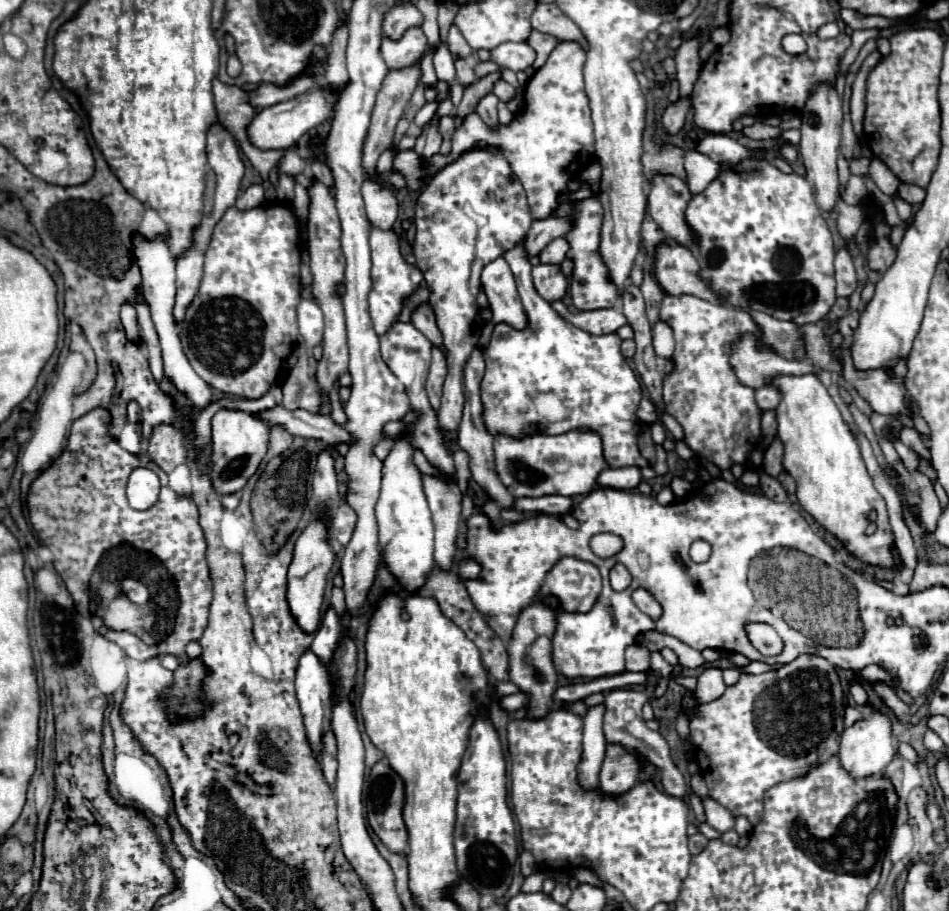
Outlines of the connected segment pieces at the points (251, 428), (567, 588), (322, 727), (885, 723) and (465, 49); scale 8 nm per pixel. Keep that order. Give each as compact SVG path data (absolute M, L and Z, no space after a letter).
M222 408L212 418L212 456L210 456L210 472L214 488L220 494L240 492L250 476L258 470L270 446L270 424L258 418L258 412L244 410L228 410Z
M562 558L542 586L544 594L552 594L560 600L568 612L588 612L602 588L600 572L594 564L576 558Z
M304 650L300 656L296 670L296 694L304 714L308 740L314 748L314 754L320 756L322 734L330 730L332 686L324 662L312 650Z
M874 710L872 716L862 718L856 724L852 724L850 728L846 728L844 734L842 734L838 756L840 756L842 766L850 774L854 774L856 778L864 778L864 776L872 776L872 774L882 774L884 768L896 756L896 746L894 746L894 740L892 740L890 716L880 712L880 710Z
M456 26L450 28L450 32L448 32L448 40L446 40L446 42L448 42L450 54L452 54L454 60L458 60L458 58L468 58L468 56L472 54L470 46L466 44L466 40L462 38L462 34L460 34L460 30L458 30Z

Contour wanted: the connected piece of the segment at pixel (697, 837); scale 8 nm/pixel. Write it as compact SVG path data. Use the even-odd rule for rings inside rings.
M697 832L695 835L688 838L688 846L690 846L690 852L692 854L698 854L706 848L709 840L700 832Z

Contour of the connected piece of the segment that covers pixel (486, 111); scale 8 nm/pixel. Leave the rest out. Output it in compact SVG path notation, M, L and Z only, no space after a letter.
M488 94L486 98L482 98L482 102L476 108L476 112L480 114L480 118L486 122L486 126L490 130L498 130L498 112L496 112L496 106L498 106L498 98L494 94Z

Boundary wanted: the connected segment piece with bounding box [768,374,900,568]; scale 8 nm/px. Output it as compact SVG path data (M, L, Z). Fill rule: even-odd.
M816 374L774 376L768 384L782 394L776 408L778 438L784 444L784 470L796 480L796 496L802 508L860 560L876 566L900 568L890 554L894 534L888 524L886 502L876 492L862 462L860 448L826 386ZM872 508L878 512L878 530L866 536L864 530Z

